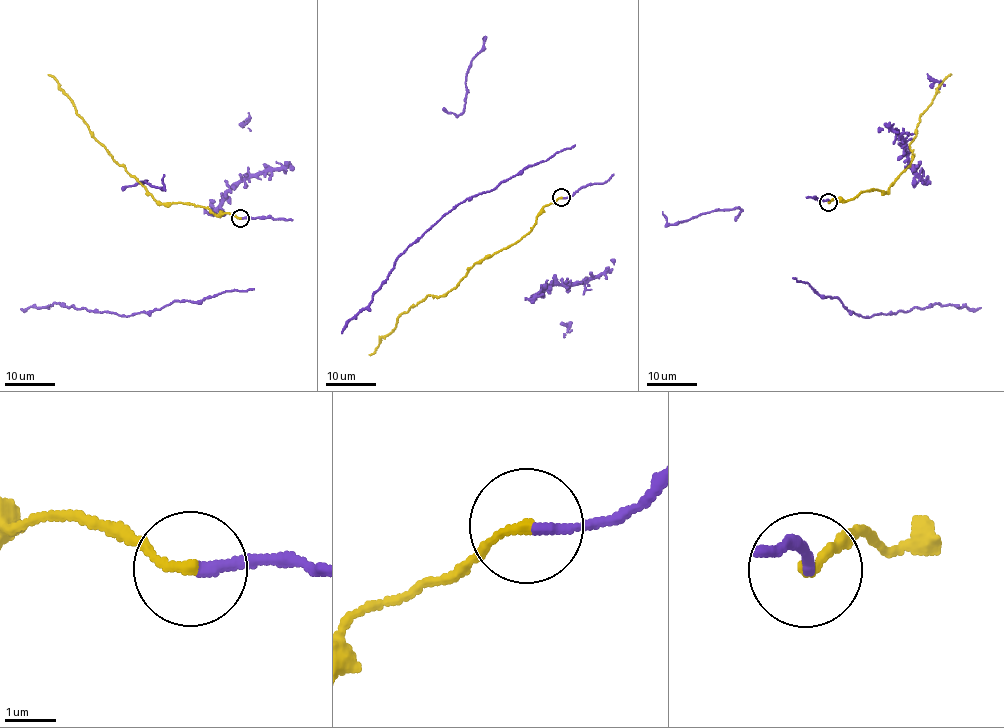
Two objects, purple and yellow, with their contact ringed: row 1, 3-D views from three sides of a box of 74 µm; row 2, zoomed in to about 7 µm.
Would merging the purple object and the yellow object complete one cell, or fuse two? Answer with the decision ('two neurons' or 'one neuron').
one neuron

